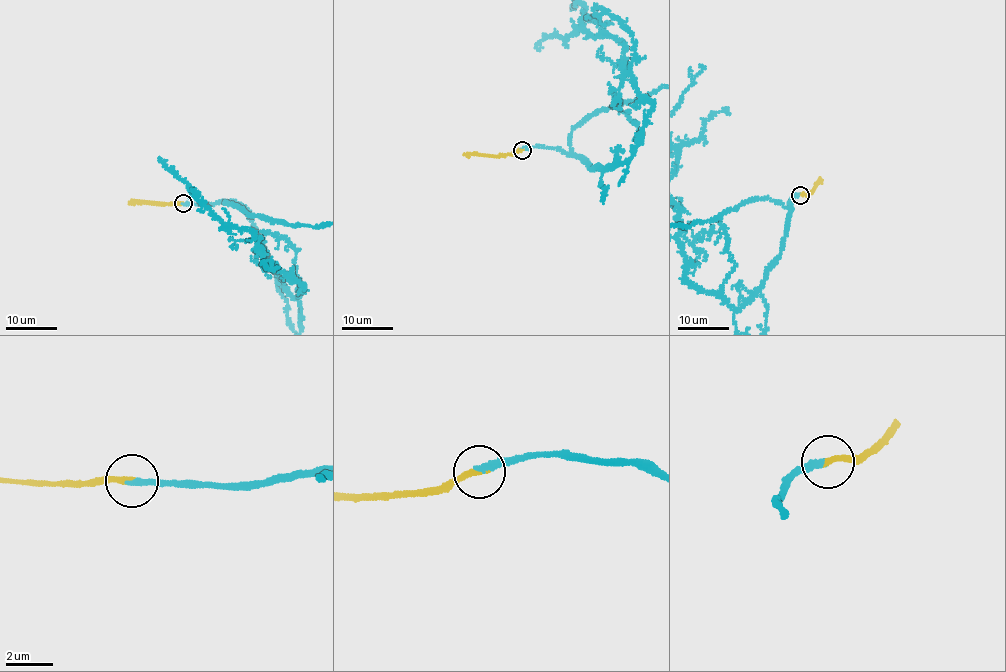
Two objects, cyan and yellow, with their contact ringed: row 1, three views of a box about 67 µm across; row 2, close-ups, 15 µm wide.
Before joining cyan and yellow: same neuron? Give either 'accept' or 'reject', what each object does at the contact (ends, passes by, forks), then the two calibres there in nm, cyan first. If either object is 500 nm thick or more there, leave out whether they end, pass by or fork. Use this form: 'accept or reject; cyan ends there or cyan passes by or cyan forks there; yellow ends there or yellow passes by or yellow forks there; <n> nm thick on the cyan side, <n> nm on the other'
accept; cyan ends there; yellow ends there; 280 nm thick on the cyan side, 260 nm on the other

